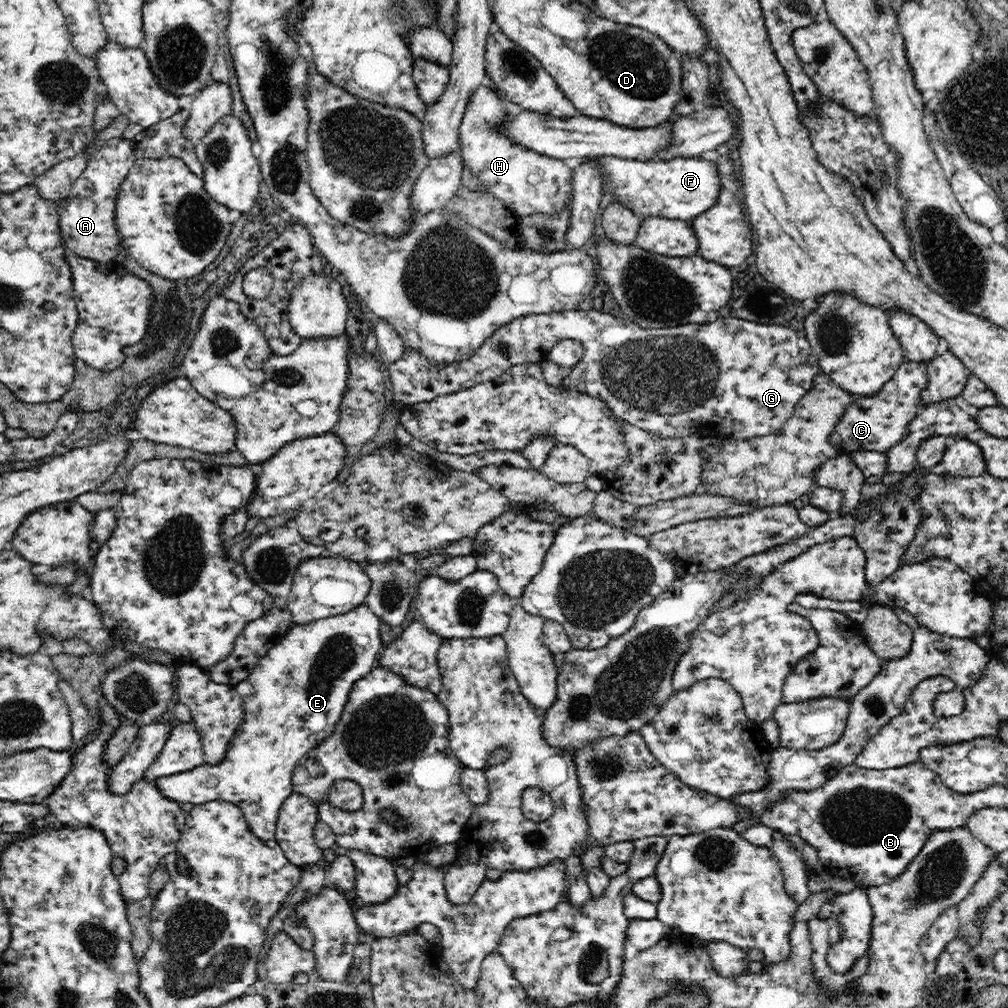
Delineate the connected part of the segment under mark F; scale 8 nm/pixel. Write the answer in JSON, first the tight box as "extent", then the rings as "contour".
{"extent":[604,157,724,220],"contour":[[[604,157],[608,168],[608,183],[615,197],[624,200],[636,214],[664,215],[666,218],[694,220],[716,207],[724,192],[722,178],[716,161],[702,157],[675,158],[666,162],[650,162],[646,159]]]}

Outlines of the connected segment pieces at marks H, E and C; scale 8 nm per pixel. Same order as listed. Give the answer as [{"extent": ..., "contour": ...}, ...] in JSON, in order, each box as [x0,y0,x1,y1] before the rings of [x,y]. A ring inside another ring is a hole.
[{"extent":[459,85,573,216],"contour":[[[488,85],[476,86],[466,102],[459,126],[460,151],[469,172],[478,178],[484,188],[508,203],[508,208],[521,216],[533,212],[556,211],[565,202],[566,190],[571,190],[573,171],[564,161],[522,150],[506,137],[496,136],[490,126],[496,126],[504,116],[504,103]]]},{"extent":[160,604,385,839],"contour":[[[366,604],[346,614],[294,624],[288,634],[280,638],[258,662],[250,678],[234,687],[244,703],[244,713],[224,752],[224,758],[220,762],[195,766],[192,770],[160,779],[164,795],[192,804],[224,799],[242,811],[250,830],[258,838],[274,839],[280,809],[284,801],[294,794],[292,776],[299,760],[335,733],[355,686],[380,666],[385,649],[382,642],[385,628],[383,620]]]},{"extent":[828,362,926,454],"contour":[[[905,362],[890,382],[874,397],[856,397],[846,407],[828,436],[830,444],[841,454],[862,451],[887,452],[904,436],[908,423],[920,411],[916,409],[920,390],[926,386],[926,365]]]}]

